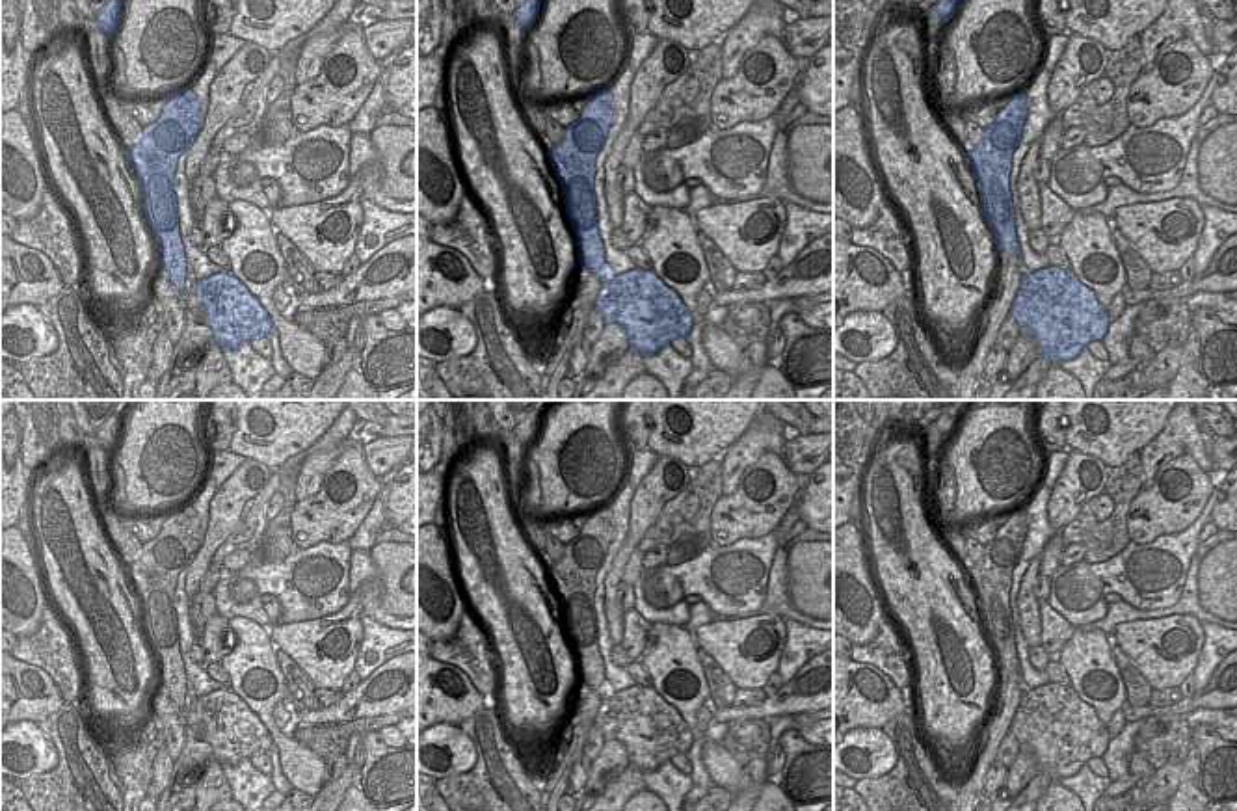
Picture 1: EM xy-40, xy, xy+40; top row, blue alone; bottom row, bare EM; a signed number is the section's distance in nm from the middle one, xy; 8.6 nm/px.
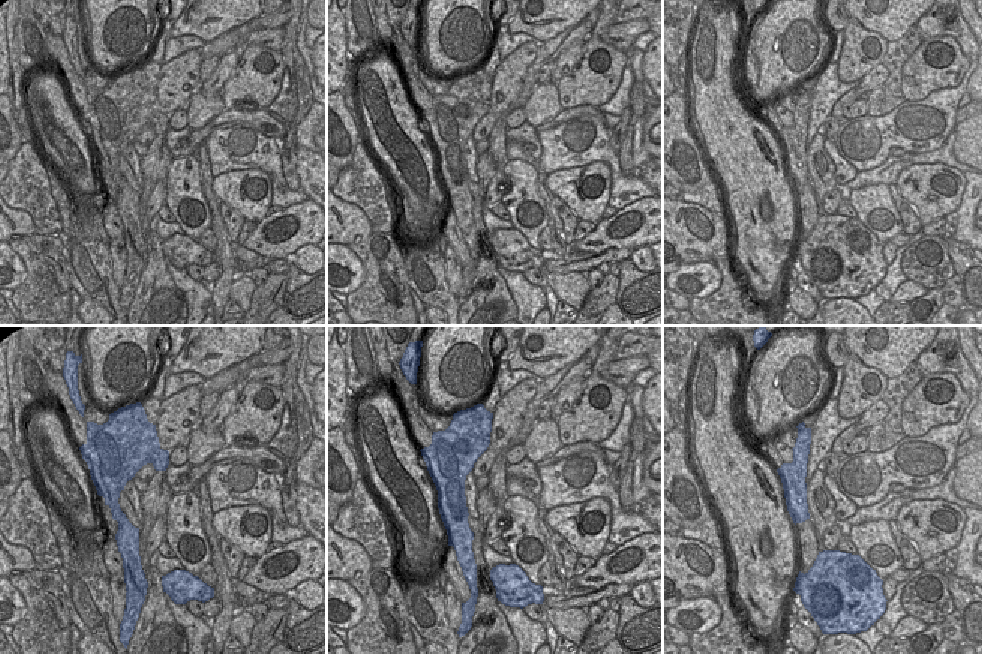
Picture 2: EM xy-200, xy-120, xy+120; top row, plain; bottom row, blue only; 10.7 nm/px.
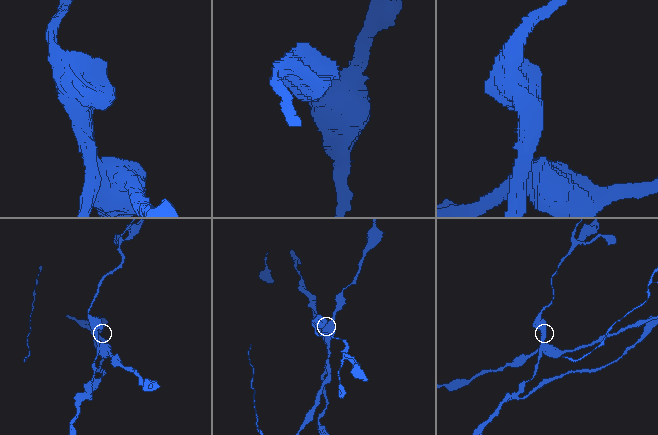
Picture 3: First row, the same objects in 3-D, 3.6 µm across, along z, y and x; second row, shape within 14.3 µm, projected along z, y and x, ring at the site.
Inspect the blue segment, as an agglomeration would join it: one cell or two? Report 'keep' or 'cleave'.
cleave

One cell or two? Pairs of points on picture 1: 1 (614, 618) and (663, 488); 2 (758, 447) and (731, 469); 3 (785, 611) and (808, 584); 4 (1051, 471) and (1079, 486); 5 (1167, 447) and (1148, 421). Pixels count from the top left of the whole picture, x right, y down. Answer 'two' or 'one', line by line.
1: one
2: one
3: two
4: two
5: two

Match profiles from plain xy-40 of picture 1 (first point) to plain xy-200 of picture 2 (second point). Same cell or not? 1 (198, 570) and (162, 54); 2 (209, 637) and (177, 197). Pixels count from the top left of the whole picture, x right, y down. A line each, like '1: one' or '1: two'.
1: two
2: two

